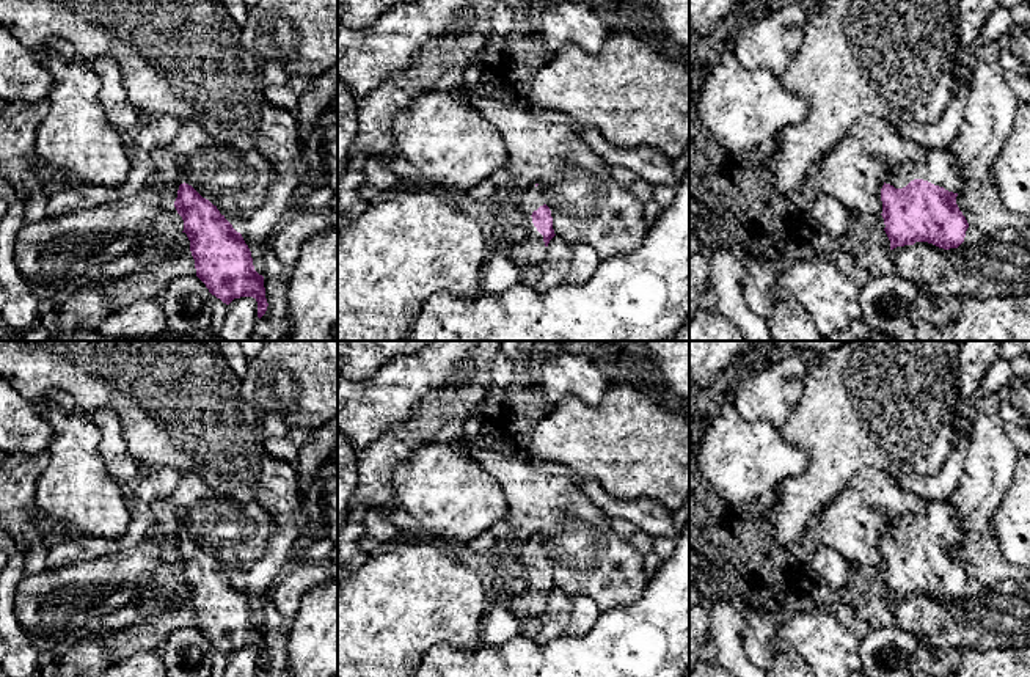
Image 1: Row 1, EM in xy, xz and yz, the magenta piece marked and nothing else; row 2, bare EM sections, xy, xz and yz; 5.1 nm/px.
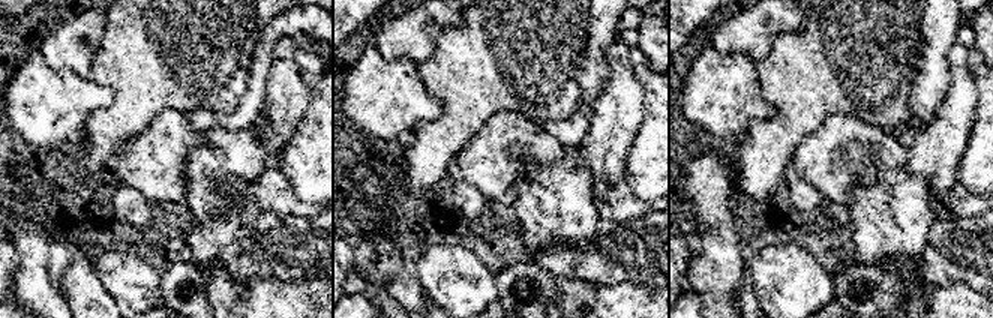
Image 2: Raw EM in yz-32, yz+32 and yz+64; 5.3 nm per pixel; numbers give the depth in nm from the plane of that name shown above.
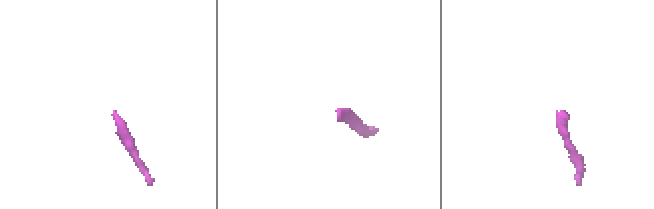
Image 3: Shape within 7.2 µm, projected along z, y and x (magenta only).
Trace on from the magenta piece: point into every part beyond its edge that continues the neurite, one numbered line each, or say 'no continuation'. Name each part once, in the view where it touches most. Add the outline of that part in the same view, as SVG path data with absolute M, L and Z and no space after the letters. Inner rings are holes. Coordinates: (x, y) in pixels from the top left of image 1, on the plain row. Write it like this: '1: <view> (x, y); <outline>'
1: yz (941, 519); M925 496L920 498L925 504L925 514L922 517L897 515L886 536L903 540L914 531L923 531L948 543L959 545L966 532L959 512L951 500L934 501Z

